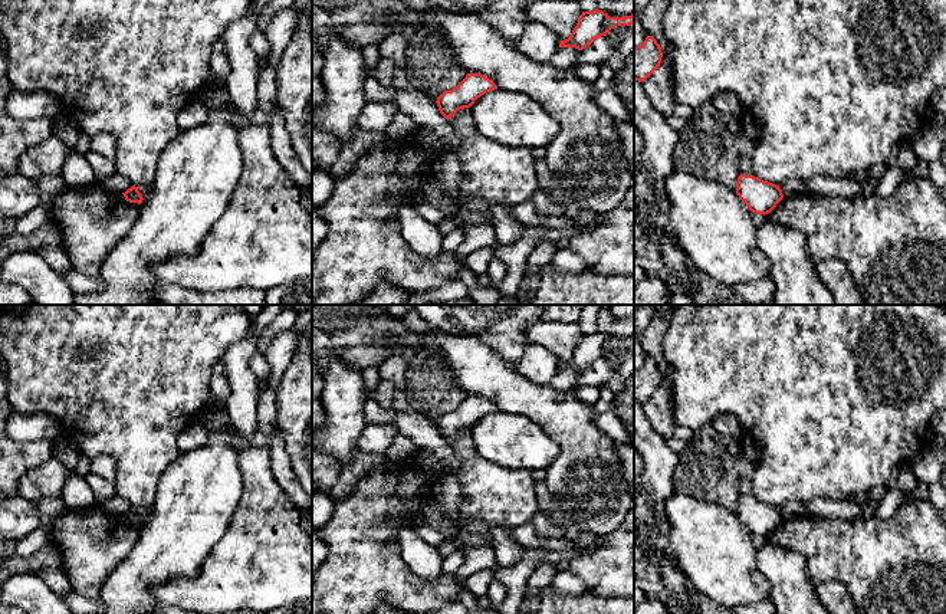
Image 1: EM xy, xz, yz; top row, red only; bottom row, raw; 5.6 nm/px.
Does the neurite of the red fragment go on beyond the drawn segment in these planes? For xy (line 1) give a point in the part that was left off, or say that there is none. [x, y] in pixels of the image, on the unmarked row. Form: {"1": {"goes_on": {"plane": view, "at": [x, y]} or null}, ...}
{"1": {"goes_on": null}}

